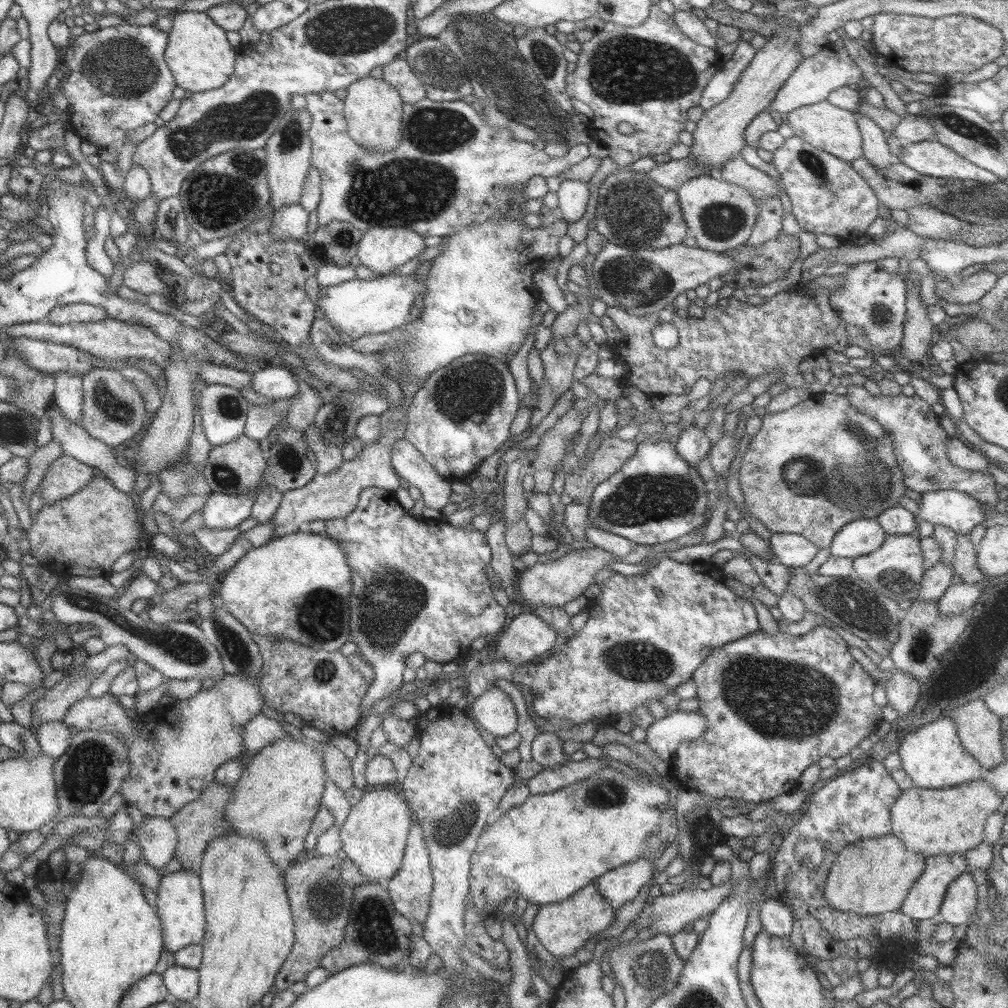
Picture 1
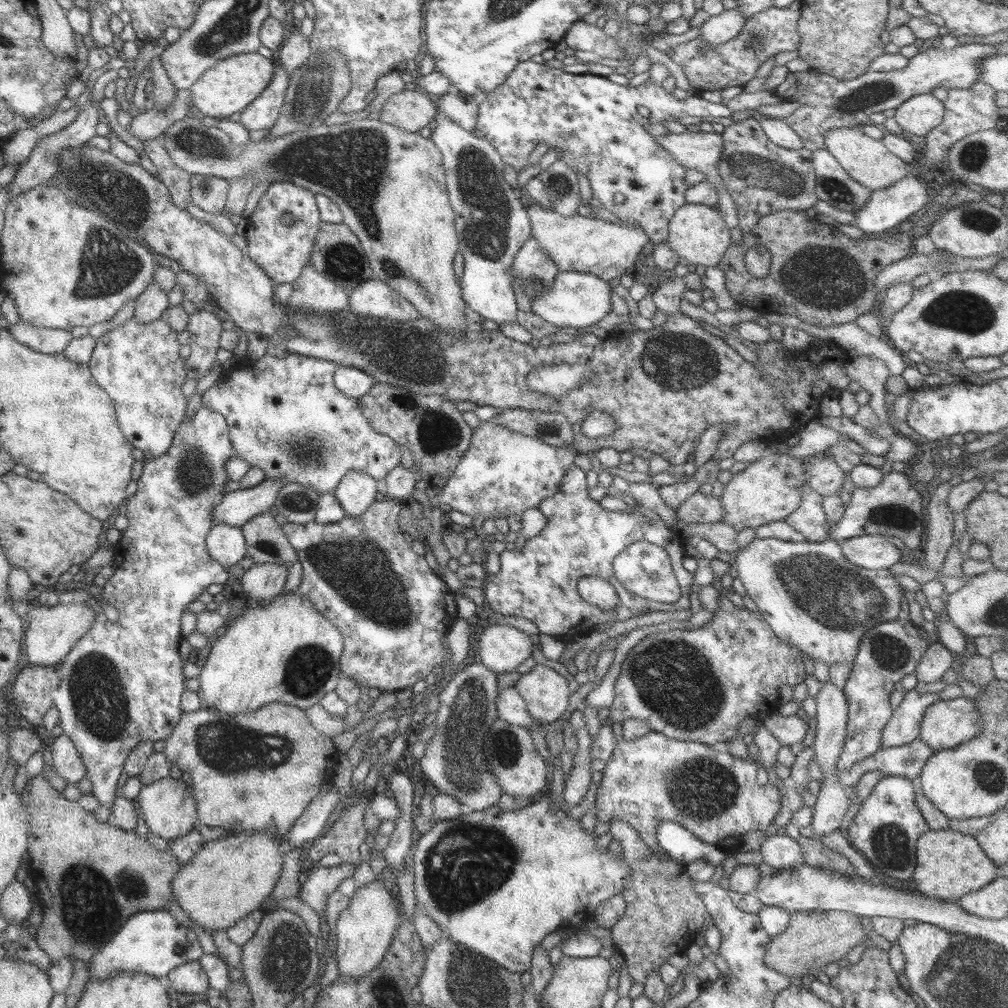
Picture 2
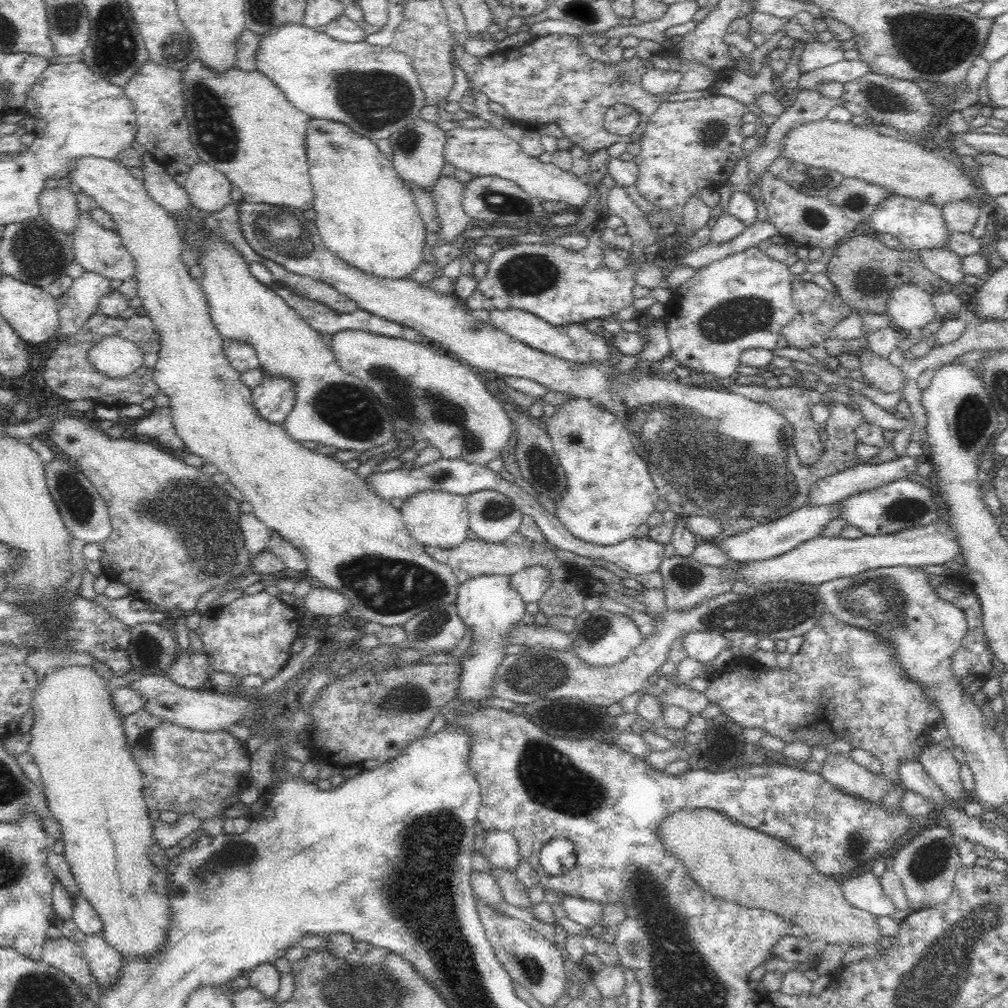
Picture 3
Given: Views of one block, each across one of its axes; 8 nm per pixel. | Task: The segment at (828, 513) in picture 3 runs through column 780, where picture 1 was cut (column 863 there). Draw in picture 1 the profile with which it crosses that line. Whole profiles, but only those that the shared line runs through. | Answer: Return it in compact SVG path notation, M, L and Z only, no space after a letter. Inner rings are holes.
M859 518L847 522L829 544L829 556L851 560L869 554L881 546L886 535L871 518Z

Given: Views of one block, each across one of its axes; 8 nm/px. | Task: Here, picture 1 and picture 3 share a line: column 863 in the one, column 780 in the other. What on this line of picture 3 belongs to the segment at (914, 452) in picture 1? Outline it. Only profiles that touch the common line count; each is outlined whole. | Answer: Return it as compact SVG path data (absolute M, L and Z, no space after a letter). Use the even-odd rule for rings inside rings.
M739 383L728 387L729 393L736 393L744 398L748 398L758 404L766 403L772 410L775 410L778 414L785 416L788 424L793 430L794 446L800 462L804 466L812 467L816 465L823 454L822 442L820 441L820 427L814 419L812 419L812 410L814 406L822 404L823 394L816 392L815 390L808 390L800 386L782 387L780 389L760 388L760 386L742 386ZM802 394L818 394L818 398L802 398Z

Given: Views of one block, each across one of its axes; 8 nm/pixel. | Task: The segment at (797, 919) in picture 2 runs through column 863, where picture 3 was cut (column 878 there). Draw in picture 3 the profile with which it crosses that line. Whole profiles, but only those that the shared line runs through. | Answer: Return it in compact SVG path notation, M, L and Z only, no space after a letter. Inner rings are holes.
M682 807L666 815L657 828L657 839L662 848L677 858L695 882L706 894L737 903L752 909L768 910L800 926L807 934L807 940L821 945L846 943L877 944L881 938L875 917L854 908L843 895L841 883L830 875L820 873L810 859L800 854L790 844L730 818L730 816L709 808Z

